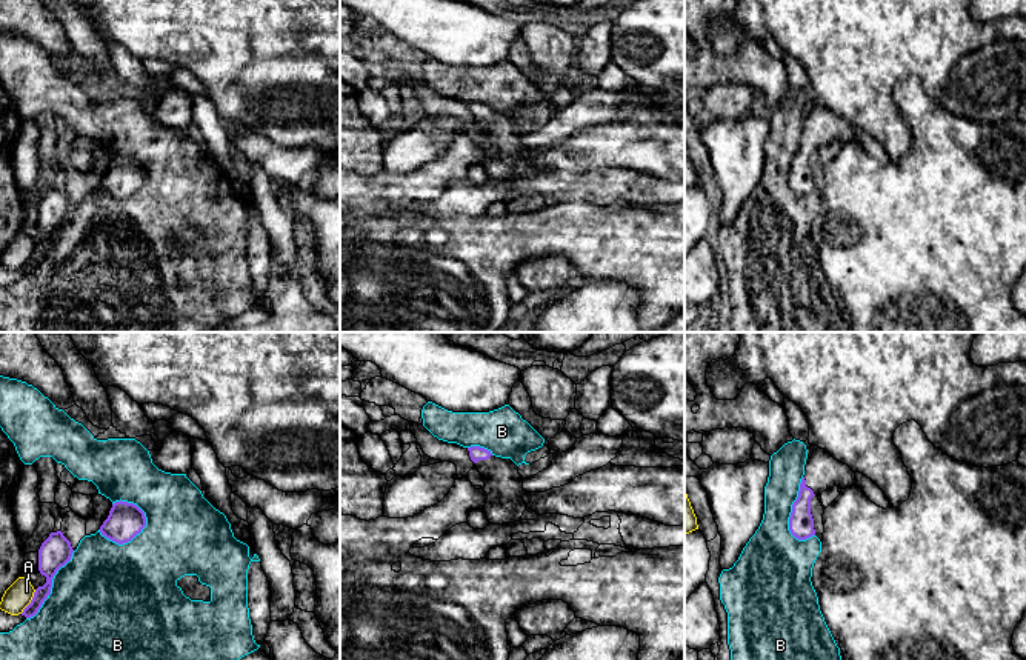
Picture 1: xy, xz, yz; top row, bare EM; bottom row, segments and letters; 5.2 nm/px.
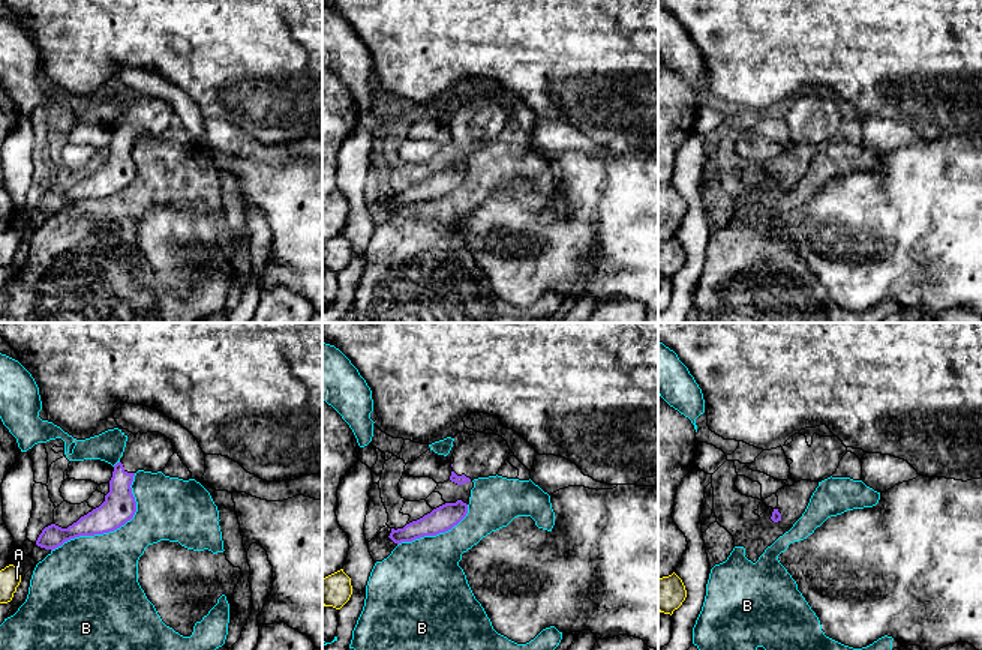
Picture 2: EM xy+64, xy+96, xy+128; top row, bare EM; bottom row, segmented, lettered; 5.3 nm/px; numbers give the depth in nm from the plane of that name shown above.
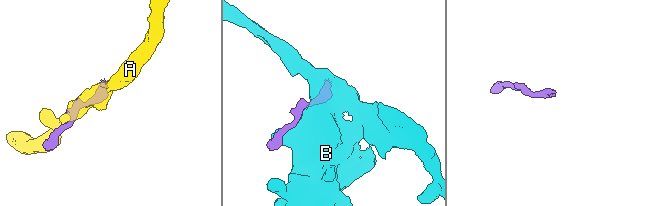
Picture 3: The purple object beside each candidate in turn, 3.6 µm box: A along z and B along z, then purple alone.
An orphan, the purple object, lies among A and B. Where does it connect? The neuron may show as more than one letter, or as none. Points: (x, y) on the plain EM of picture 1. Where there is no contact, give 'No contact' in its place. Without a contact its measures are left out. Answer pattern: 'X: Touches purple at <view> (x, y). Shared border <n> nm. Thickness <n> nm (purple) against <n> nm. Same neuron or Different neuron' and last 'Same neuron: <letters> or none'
A: Touches purple at xy (31, 257). Shared border 150 nm. Thickness 140 nm (purple) against 140 nm. Different neuron
B: Touches purple at xy (128, 196). Shared border 260 nm. Thickness 190 nm (purple) against 480 nm. Different neuron
Same neuron: none

